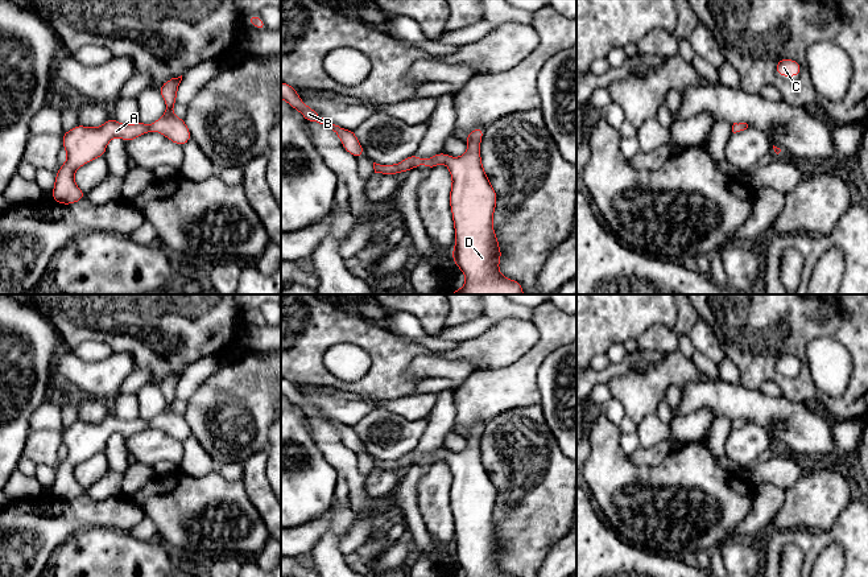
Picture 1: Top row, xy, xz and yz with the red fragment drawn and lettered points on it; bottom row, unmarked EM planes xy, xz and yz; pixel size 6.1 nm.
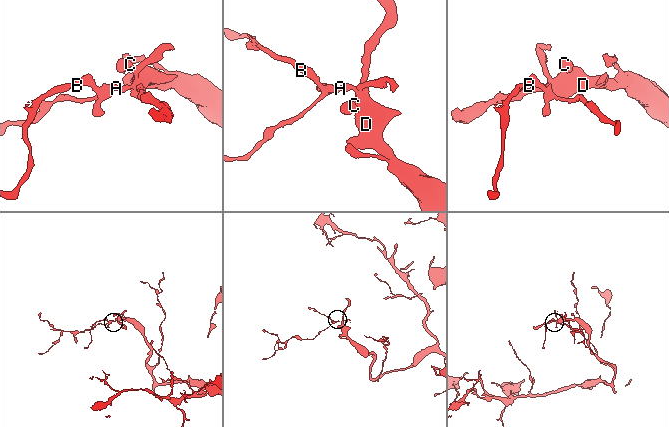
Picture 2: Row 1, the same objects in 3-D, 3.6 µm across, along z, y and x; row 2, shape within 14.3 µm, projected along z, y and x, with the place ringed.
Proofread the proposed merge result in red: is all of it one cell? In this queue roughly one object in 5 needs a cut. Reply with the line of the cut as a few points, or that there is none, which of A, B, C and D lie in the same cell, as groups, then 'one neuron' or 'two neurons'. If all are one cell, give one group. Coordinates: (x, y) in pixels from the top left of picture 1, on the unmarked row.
no cut; A B C D; one neuron

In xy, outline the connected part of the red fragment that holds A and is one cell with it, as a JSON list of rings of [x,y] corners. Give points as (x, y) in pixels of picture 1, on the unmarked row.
[[[182,371],[166,376],[160,383],[158,387],[166,399],[166,407],[153,420],[144,420],[141,417],[136,420],[120,420],[113,413],[109,413],[100,423],[91,424],[78,420],[69,428],[61,430],[67,456],[59,462],[59,466],[55,470],[51,494],[62,500],[71,500],[86,494],[86,490],[74,477],[74,469],[82,461],[96,453],[104,452],[107,440],[113,433],[121,433],[127,438],[144,429],[157,426],[181,442],[191,436],[191,429],[183,415],[179,415],[173,409],[181,376]]]

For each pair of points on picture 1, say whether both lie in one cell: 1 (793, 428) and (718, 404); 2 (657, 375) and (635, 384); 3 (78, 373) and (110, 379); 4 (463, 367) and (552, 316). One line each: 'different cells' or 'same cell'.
1: same cell
2: same cell
3: same cell
4: different cells

